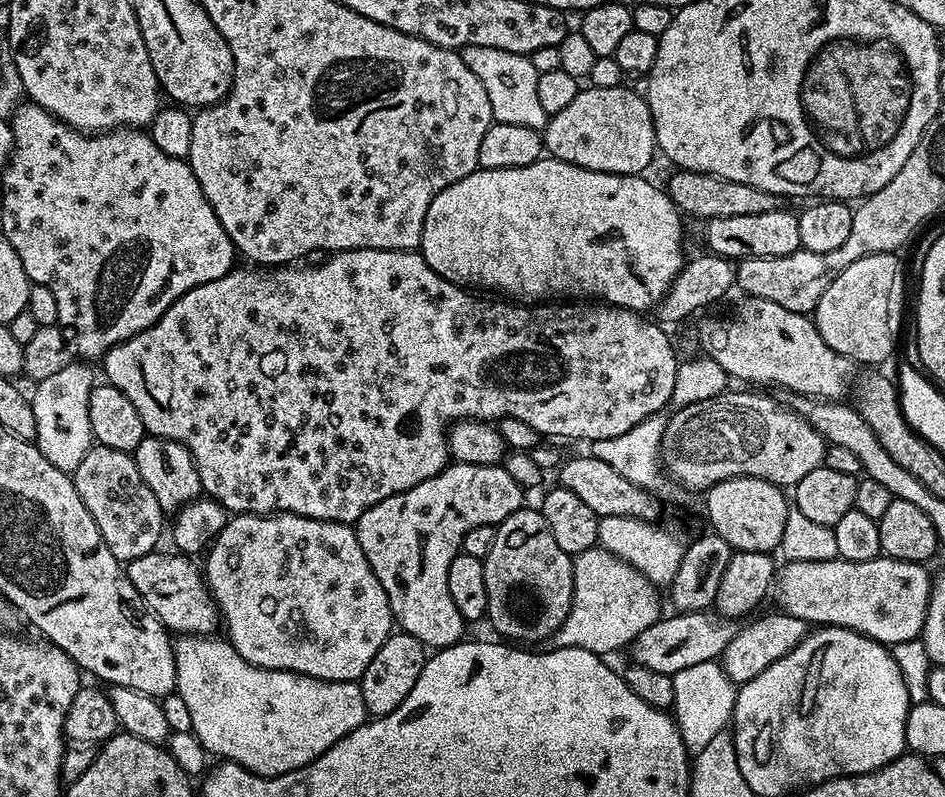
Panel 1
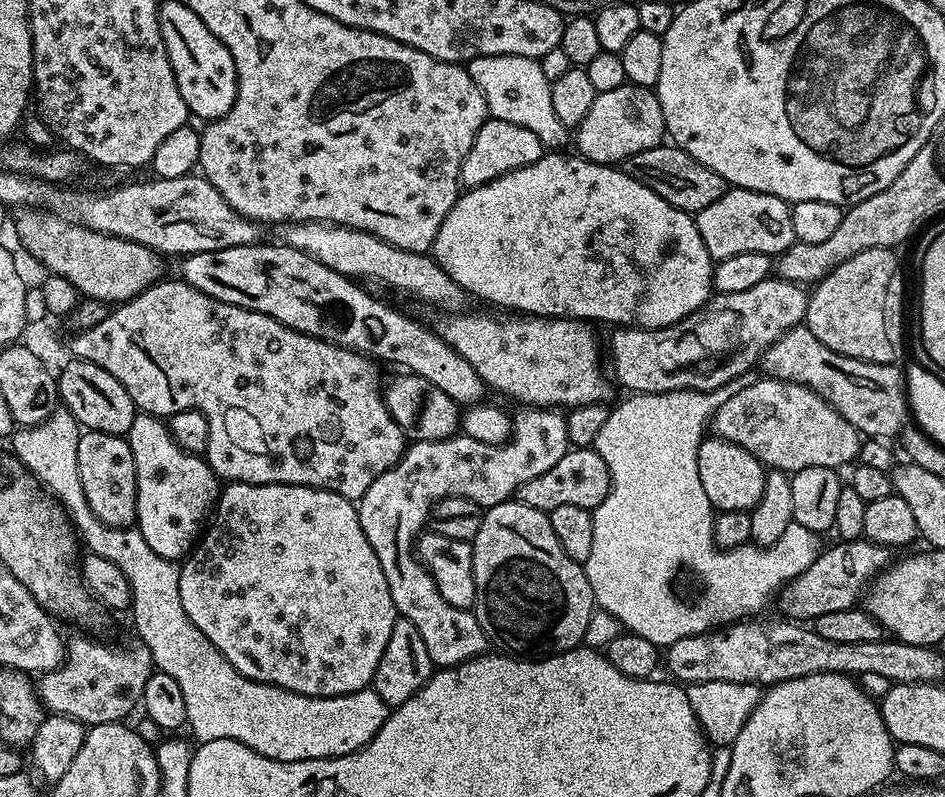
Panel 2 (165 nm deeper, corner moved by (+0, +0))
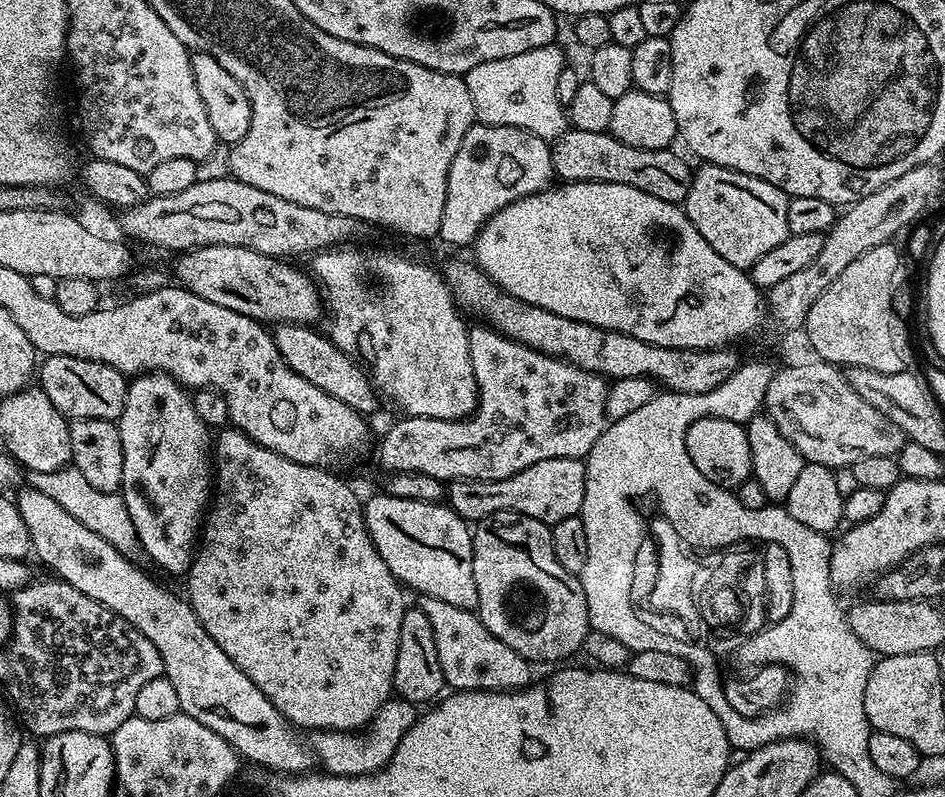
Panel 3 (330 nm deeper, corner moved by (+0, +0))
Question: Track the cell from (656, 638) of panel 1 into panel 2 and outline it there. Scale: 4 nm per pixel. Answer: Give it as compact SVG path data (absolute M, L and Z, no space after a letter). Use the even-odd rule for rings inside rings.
M863 538L836 542L833 548L828 548L825 552L823 549L804 573L798 574L780 588L778 598L780 598L780 608L785 612L783 615L789 621L814 622L822 614L834 614L834 610L846 610L853 607L865 595L866 589L872 581L885 568L889 567L890 559L888 560L888 556L890 556L889 549L882 547L881 544L871 544Z

